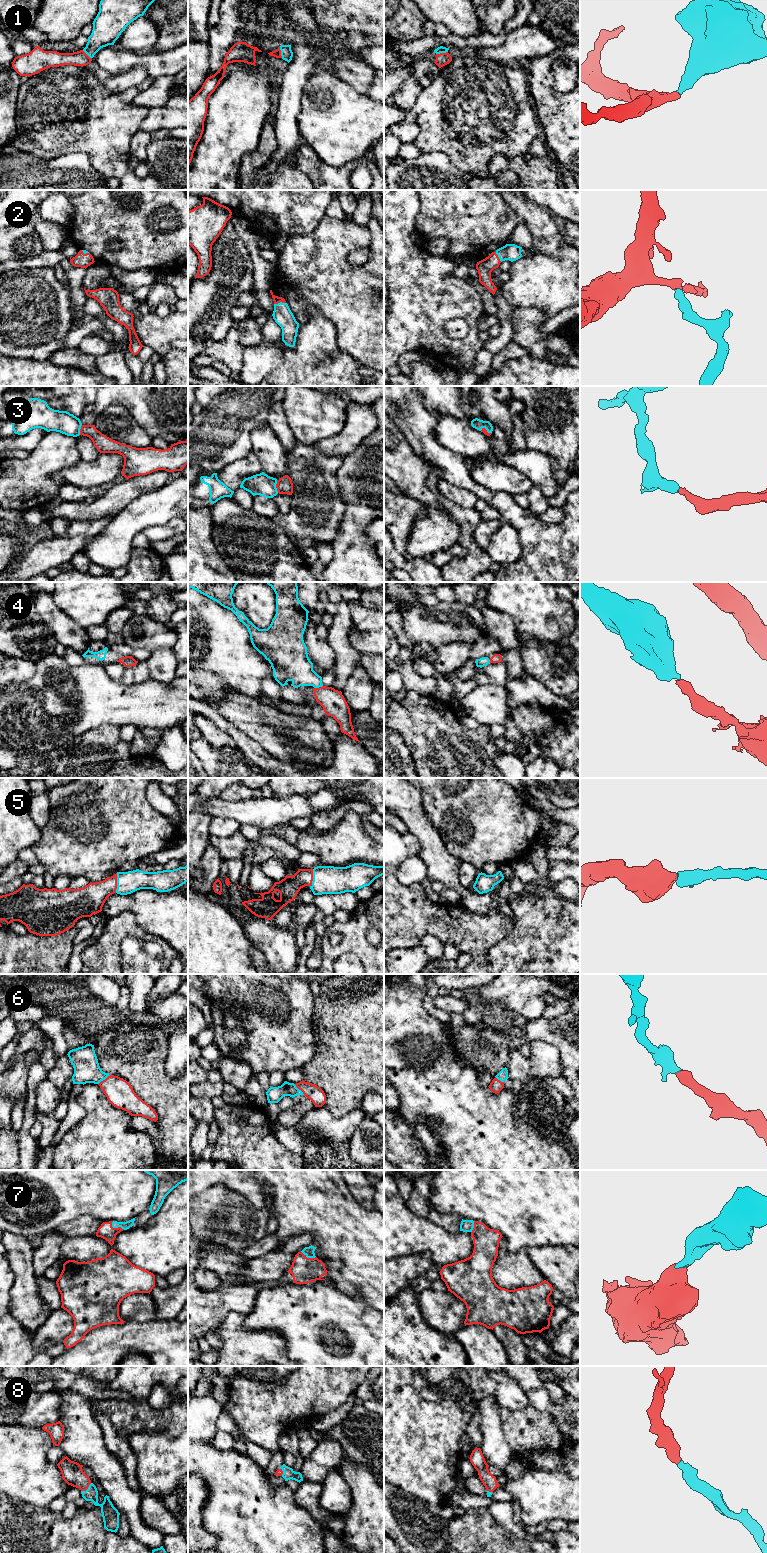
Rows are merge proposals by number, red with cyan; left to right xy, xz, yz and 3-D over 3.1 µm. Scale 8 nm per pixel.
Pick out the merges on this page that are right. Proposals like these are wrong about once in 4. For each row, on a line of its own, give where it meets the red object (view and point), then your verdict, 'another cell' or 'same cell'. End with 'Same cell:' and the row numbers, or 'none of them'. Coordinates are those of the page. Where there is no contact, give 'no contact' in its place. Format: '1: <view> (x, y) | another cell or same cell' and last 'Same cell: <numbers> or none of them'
1: xz (280, 52) | same cell
2: xz (279, 302) | same cell
3: xz (276, 486) | same cell
4: xz (319, 687) | same cell
5: xy (116, 883) | same cell
6: xy (105, 1079) | same cell
7: xy (116, 1228) | same cell
8: xy (86, 1489) | same cell
Same cell: 1, 2, 3, 4, 5, 6, 7, 8

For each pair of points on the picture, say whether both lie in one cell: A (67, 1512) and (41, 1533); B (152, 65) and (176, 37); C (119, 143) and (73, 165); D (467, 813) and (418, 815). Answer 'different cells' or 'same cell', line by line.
A: different cells
B: different cells
C: different cells
D: different cells

